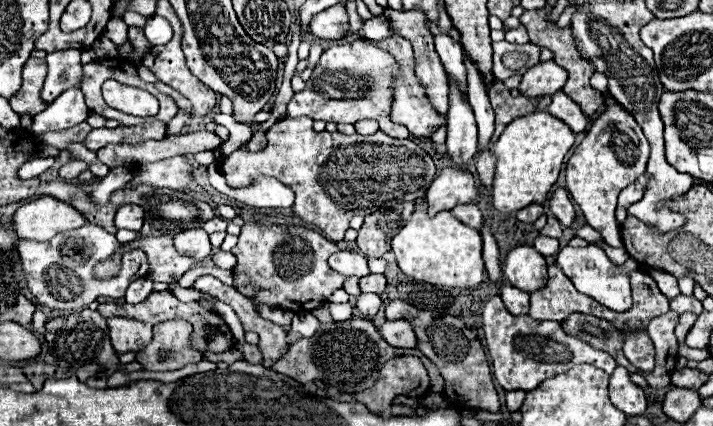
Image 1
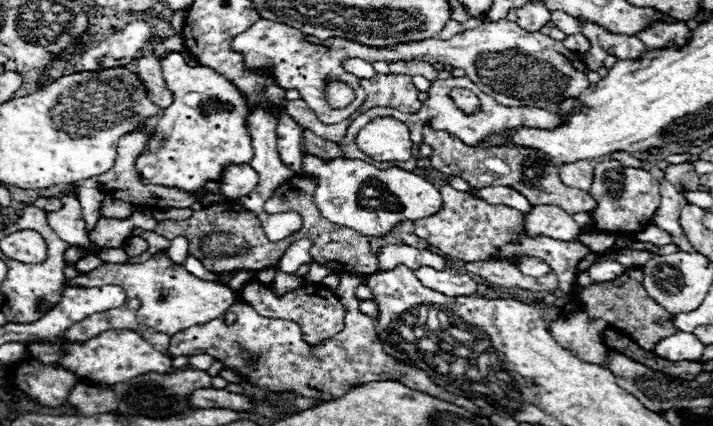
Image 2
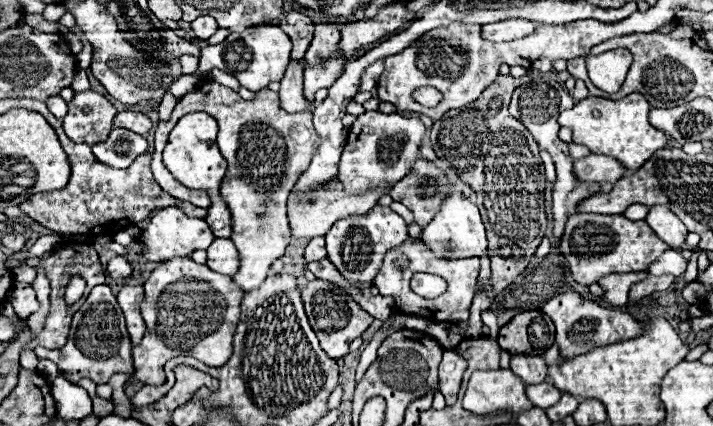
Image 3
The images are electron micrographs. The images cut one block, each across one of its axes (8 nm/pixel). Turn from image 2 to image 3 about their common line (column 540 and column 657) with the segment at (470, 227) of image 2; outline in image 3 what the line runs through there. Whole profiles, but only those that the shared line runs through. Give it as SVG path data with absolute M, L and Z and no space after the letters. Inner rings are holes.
M576 212L568 218L566 222L566 230L560 242L560 250L564 254L564 258L570 264L572 276L578 284L590 286L594 284L598 278L606 276L606 274L616 274L616 272L648 272L650 264L656 262L666 250L670 250L670 246L666 242L662 242L646 224L646 220L628 220L622 214L584 214L584 212Z

